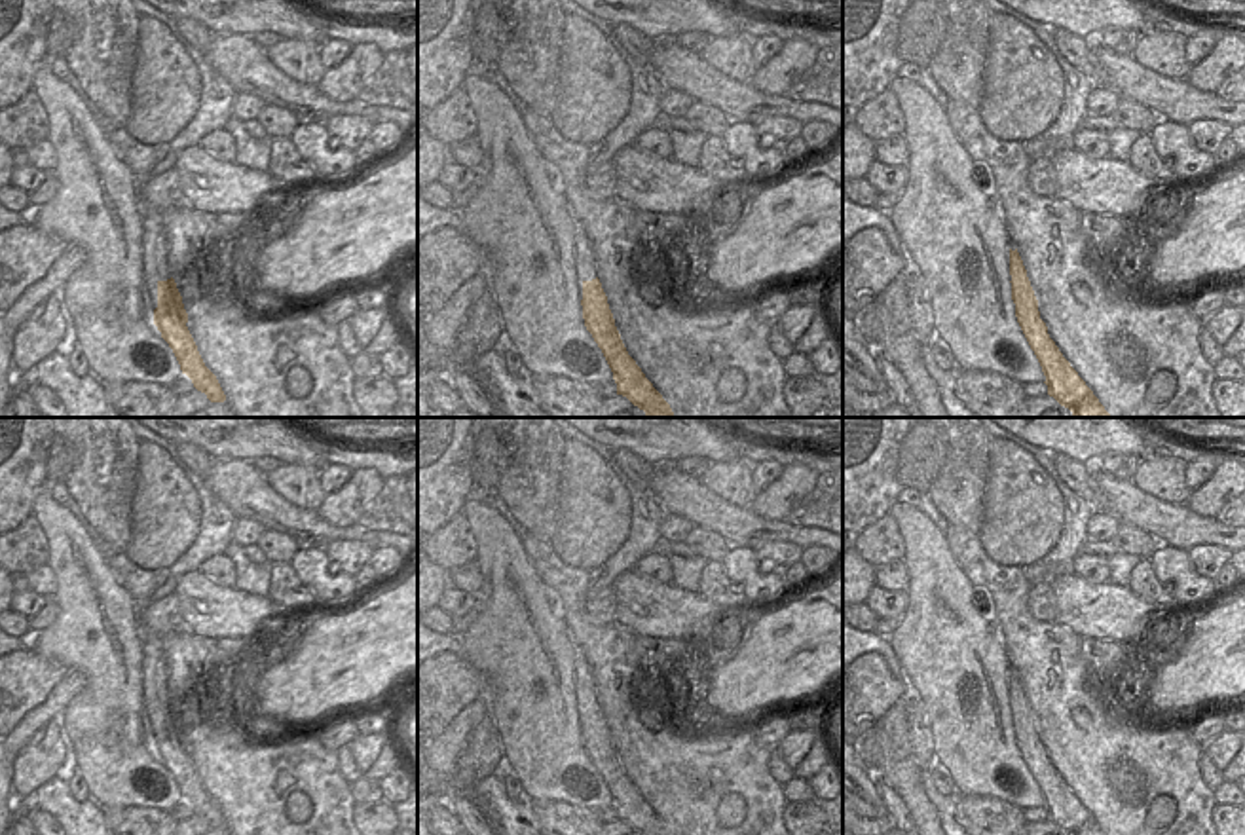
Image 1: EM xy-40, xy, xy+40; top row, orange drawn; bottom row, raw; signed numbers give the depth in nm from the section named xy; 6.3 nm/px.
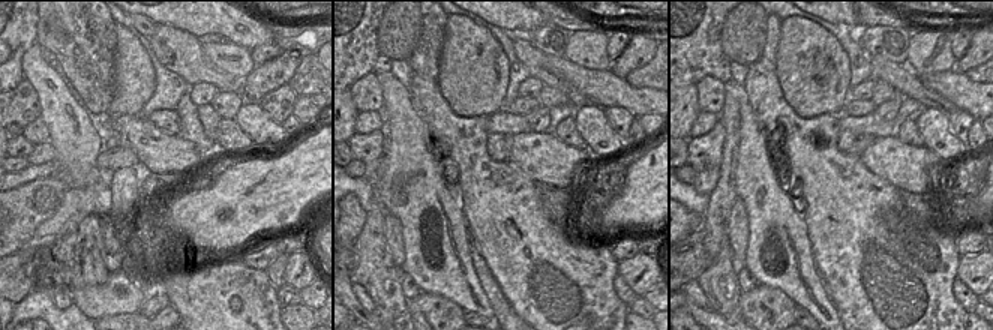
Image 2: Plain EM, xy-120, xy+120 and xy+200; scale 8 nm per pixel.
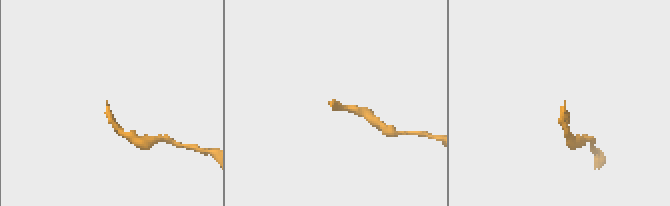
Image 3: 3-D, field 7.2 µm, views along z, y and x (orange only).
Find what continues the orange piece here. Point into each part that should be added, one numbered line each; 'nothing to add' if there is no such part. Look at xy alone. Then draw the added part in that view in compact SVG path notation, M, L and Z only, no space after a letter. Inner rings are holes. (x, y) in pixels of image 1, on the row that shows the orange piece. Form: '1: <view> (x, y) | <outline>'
1: xy (585, 270) | M583 226L575 228L575 271L579 300L583 300L583 283L598 277L594 269L594 252L590 247L590 239Z

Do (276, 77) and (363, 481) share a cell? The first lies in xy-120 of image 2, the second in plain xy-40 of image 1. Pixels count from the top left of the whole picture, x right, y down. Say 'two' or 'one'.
one

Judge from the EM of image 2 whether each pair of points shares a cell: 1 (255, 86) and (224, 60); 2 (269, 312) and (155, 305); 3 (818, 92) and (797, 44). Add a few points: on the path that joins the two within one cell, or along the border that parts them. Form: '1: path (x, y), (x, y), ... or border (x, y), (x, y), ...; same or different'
1: border (255, 66), (245, 78); different
2: border (164, 294), (168, 302); different
3: path (812, 80), (807, 56); same

